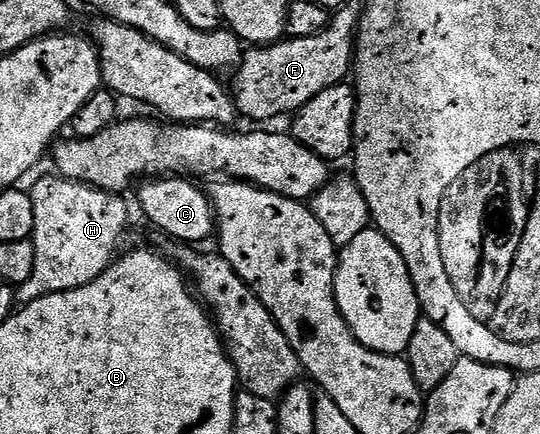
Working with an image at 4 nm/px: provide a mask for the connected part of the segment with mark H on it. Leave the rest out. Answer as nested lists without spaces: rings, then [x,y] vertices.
[[[60,174],[45,176],[31,188],[35,206],[35,230],[32,242],[36,246],[35,274],[16,289],[18,301],[28,302],[56,292],[70,292],[95,282],[118,255],[121,235],[129,224],[129,208],[125,196],[104,192],[77,180],[66,180]]]

